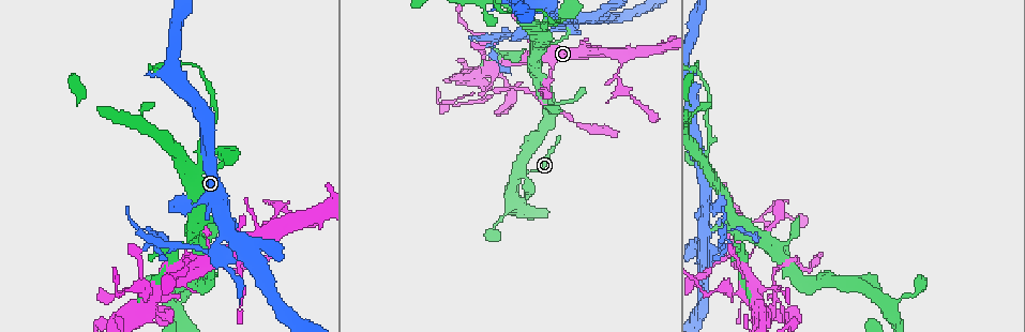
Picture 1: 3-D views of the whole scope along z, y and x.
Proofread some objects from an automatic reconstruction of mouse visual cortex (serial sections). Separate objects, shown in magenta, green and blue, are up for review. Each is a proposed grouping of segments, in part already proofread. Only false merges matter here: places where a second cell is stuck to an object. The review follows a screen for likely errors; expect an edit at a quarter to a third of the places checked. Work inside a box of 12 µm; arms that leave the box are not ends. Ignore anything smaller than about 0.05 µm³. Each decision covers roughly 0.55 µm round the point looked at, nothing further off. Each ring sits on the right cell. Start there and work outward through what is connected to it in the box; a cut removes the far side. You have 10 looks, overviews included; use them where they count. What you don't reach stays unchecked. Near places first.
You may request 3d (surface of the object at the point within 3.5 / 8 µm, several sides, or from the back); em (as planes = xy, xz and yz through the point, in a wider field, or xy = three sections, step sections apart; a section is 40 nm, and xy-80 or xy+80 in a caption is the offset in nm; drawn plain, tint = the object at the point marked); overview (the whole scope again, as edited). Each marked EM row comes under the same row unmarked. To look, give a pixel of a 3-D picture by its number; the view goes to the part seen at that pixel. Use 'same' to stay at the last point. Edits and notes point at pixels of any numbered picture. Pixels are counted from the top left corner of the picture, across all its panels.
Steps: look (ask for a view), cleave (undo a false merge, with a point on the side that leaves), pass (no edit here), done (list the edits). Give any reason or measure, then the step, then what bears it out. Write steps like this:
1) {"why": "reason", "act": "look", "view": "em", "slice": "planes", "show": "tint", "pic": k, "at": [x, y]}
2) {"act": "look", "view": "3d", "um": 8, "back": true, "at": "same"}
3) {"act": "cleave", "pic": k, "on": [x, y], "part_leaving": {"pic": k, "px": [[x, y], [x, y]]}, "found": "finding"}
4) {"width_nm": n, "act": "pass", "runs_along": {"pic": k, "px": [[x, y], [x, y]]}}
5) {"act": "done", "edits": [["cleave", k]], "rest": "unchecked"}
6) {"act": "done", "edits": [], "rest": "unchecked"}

{"why": "four arms meet", "act": "look", "view": "3d", "um": 3.5, "pic": 1, "at": [537, 26]}

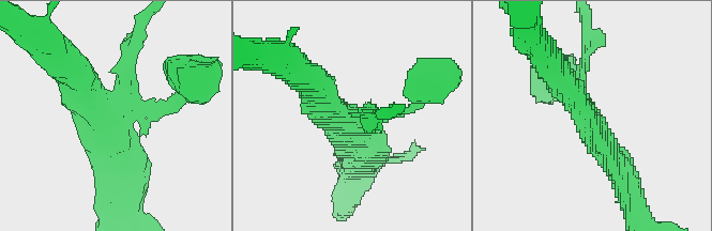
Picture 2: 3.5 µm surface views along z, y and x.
{"act": "cleave", "pic": 2, "on": [587, 52], "part_leaving": {"pic": 2, "px": [[133, 106], [169, 109], [209, 70]]}, "found": "a second cell is stuck on"}

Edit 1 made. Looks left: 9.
{"act": "look", "view": "overview"}

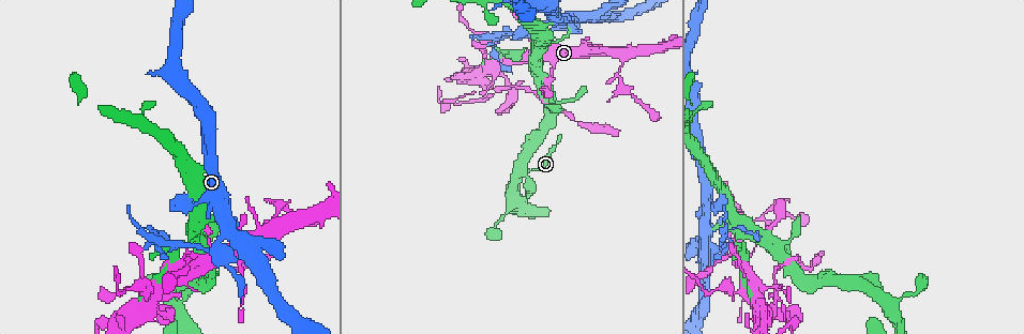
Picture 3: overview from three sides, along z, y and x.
{"why": "a narrow waist", "act": "look", "view": "3d", "um": 3.5, "back": true, "pic": 3, "at": [278, 212]}

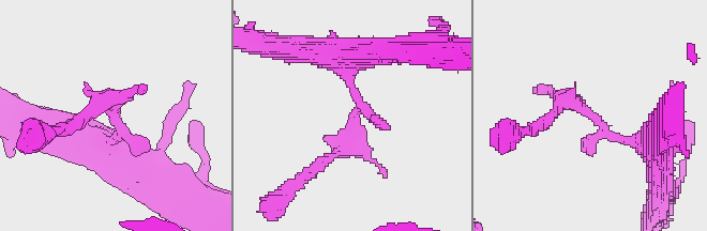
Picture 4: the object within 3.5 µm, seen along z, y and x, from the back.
{"why": "need the tissue", "act": "look", "view": "em", "slice": "xy", "step": 1, "show": "tint", "pic": 4, "at": [596, 118]}

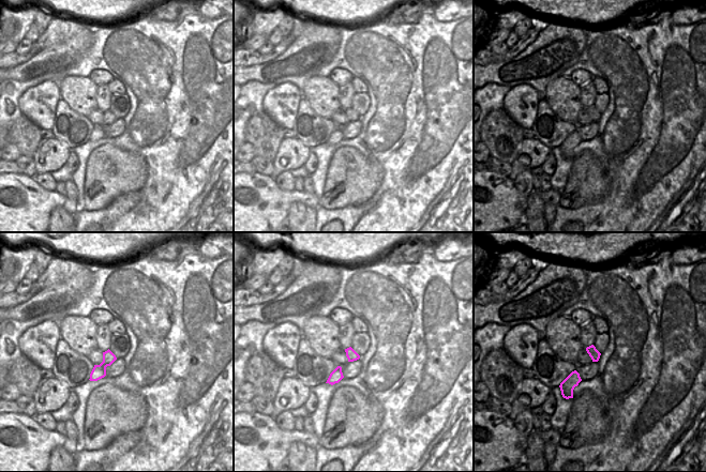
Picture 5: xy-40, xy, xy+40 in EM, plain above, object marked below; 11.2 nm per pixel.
{"act": "pass", "runs_along": {"pic": 4, "px": [[350, 61], [360, 108], [321, 163]]}, "found": "continuous, no second cell"}

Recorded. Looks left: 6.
{"why": "abrupt turn", "act": "look", "view": "3d", "um": 3.5, "pic": 3, "at": [559, 29]}

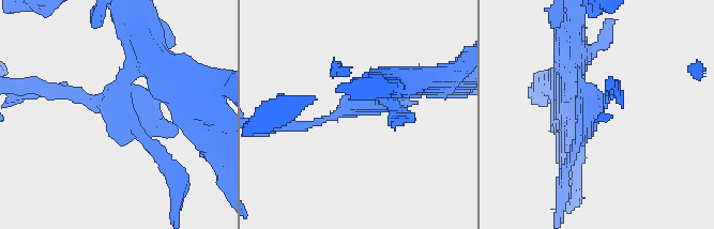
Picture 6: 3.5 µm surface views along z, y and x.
{"why": "shape alone is not enough", "act": "look", "view": "em", "slice": "xy", "step": 5, "show": "tint", "pic": 6, "at": [353, 103]}

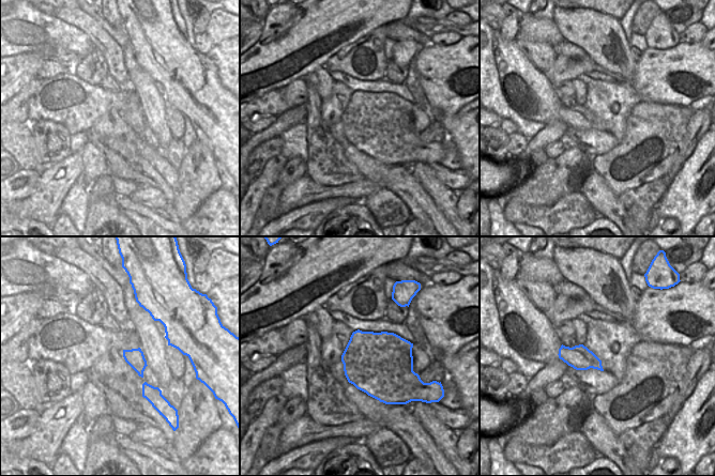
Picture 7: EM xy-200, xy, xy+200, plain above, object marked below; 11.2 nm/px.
{"width_nm": 700, "act": "cleave", "pic": 6, "on": [74, 90], "part_leaving": {"pic": 6, "px": [[107, 100], [29, 87]]}, "found": "a second cell is stuck on"}

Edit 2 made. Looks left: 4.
{"why": "three-way junction", "act": "look", "view": "3d", "um": 3.5, "pic": 3, "at": [778, 301]}

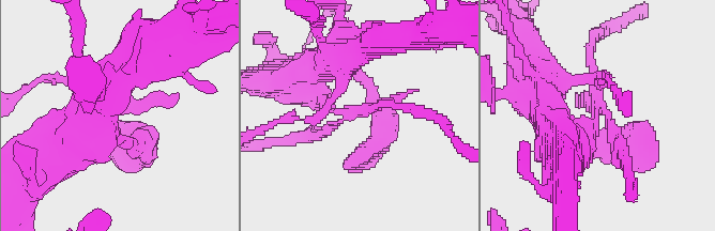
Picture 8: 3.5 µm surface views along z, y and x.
{"act": "look", "view": "em", "slice": "xy", "step": 5, "show": "tint", "pic": 8, "at": [352, 110]}

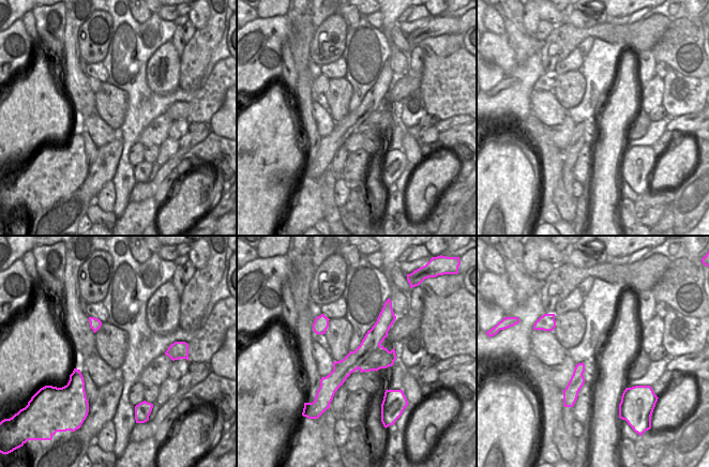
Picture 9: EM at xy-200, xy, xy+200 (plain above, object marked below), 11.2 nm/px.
{"why": "another direction", "act": "look", "view": "em", "slice": "xy", "step": 1, "show": "tint", "at": "same"}

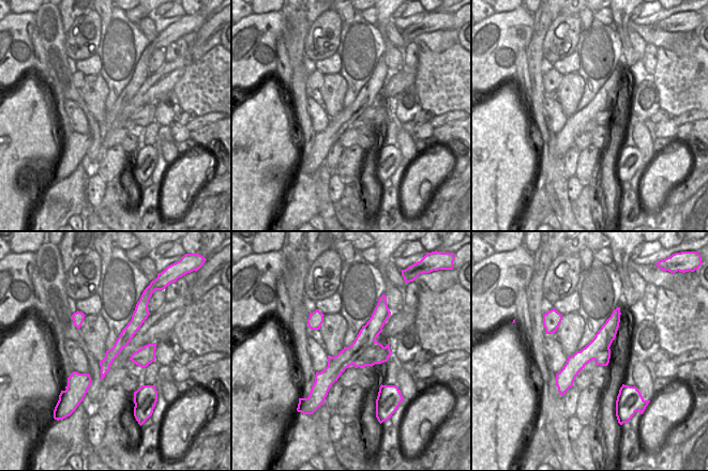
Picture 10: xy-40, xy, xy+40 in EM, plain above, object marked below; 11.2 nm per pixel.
{"width_nm": 340, "act": "cleave", "pic": 8, "on": [137, 107], "border": {"pic": 10, "px": [[328, 360], [339, 369], [340, 375]]}, "found": "two cells meet here"}

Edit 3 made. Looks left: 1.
{"act": "done", "edits": [["cleave", 2], ["cleave", 6], ["cleave", 8]], "rest": "unchecked"}

